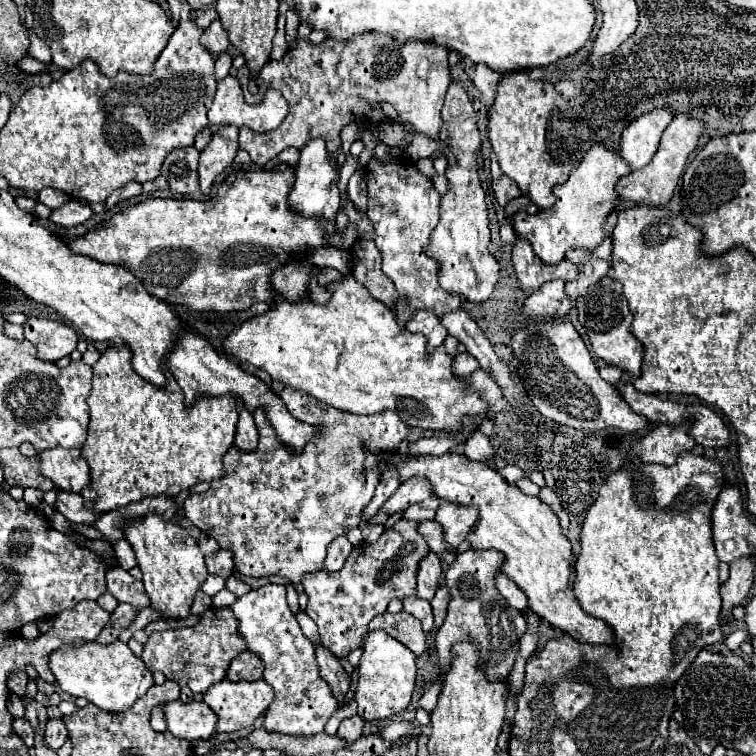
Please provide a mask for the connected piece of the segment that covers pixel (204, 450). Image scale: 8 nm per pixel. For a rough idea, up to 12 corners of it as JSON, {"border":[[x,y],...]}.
{"border":[[93,366],[85,506],[223,478],[239,400]]}

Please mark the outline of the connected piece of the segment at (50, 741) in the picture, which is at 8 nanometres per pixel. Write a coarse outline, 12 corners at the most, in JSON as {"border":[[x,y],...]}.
{"border":[[49,718],[45,744],[59,750],[67,740],[61,718]]}

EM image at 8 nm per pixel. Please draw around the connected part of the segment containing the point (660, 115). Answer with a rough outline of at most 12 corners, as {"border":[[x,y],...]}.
{"border":[[669,106],[623,130],[619,154],[631,170],[647,166],[675,118]]}

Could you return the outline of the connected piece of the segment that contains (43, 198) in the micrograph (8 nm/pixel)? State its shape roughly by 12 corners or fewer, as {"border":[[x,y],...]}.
{"border":[[43,188],[37,200],[47,208],[63,206],[71,200],[69,194]]}

